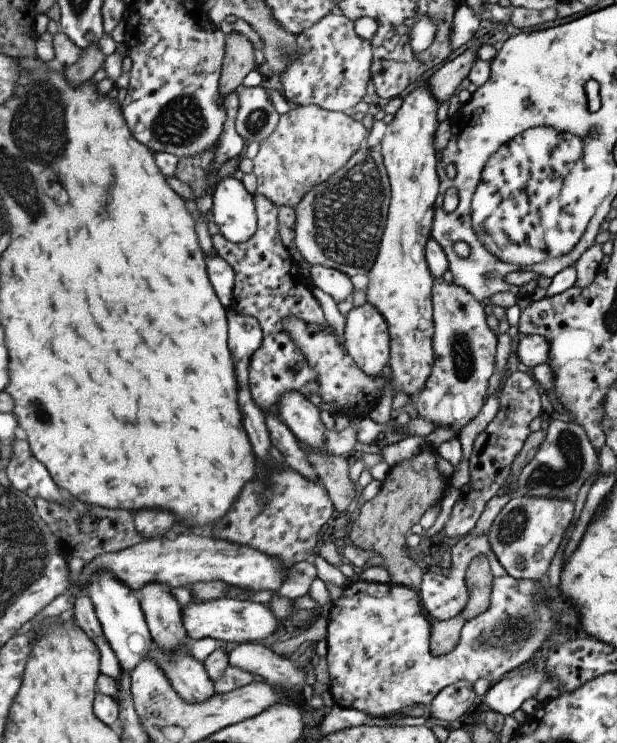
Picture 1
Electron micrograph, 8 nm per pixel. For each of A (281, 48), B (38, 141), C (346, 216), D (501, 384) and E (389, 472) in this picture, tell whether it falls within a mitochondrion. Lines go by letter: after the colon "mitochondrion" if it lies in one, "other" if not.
A: mitochondrion
B: mitochondrion
C: mitochondrion
D: other
E: other

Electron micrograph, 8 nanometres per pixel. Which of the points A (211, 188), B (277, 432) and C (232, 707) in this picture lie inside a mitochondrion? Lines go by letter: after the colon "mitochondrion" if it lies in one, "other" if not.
A: other
B: other
C: other

